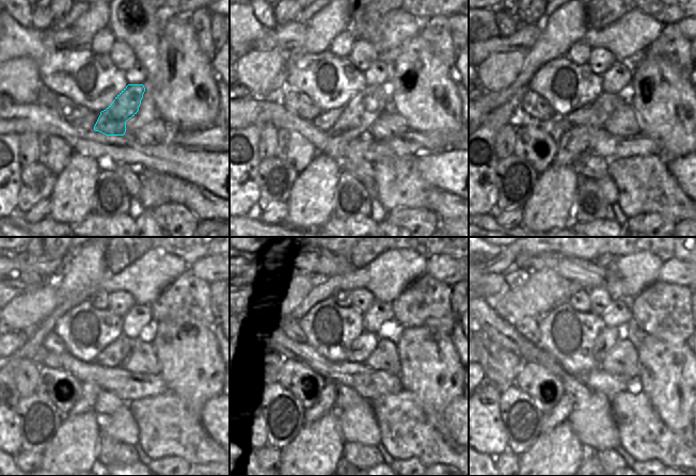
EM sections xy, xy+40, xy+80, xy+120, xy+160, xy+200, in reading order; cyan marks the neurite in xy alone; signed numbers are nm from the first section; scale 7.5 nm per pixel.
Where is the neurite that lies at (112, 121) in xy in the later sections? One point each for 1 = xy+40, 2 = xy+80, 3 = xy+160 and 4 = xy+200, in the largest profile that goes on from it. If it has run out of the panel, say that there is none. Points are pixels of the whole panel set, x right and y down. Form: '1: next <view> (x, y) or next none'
1: next xy+40 (363, 109)
2: next xy+80 (572, 144)
3: next xy+160 (325, 406)
4: next xy+200 (559, 413)

